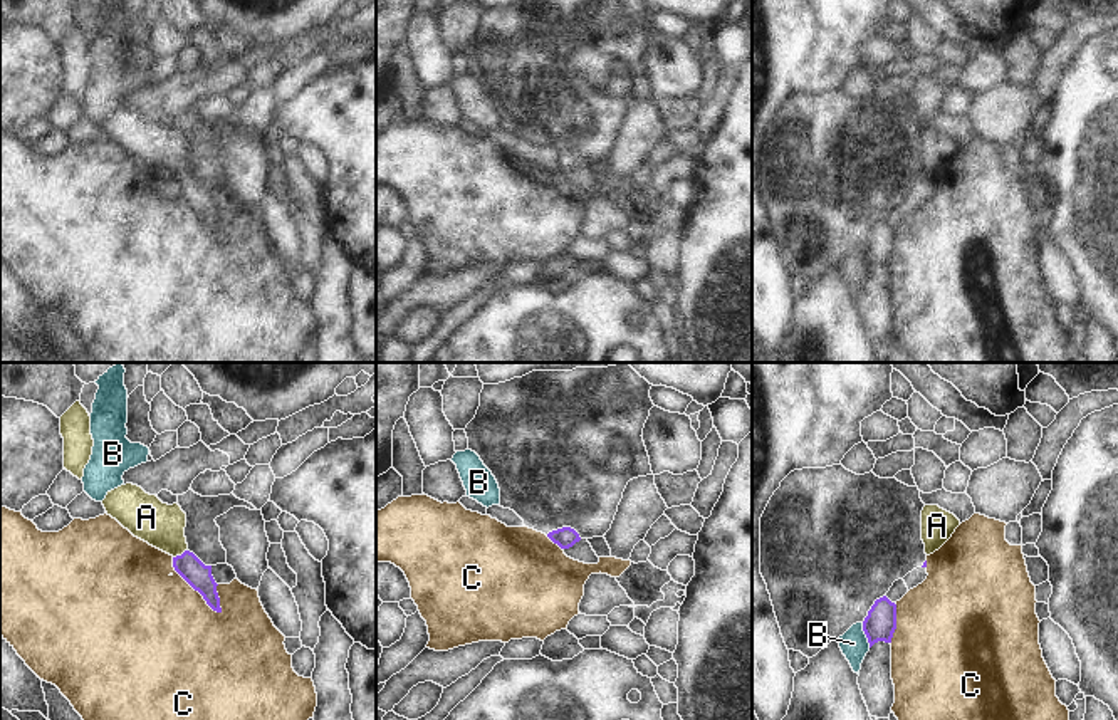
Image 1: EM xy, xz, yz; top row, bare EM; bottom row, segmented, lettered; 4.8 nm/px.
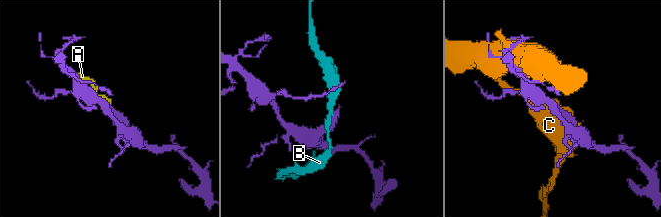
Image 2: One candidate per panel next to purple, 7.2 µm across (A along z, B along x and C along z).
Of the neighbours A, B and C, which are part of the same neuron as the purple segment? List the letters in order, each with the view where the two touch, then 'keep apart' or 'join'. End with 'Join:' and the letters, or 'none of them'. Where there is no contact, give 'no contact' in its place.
A: contact in xy; join
B: contact in yz; keep apart
C: contact in xy; keep apart
Join: A

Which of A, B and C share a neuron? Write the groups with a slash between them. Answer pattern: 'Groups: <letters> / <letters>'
Groups: A / B / C.

